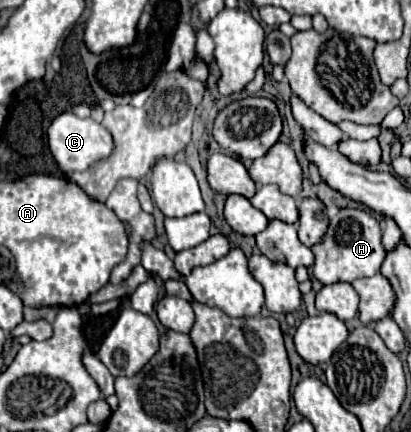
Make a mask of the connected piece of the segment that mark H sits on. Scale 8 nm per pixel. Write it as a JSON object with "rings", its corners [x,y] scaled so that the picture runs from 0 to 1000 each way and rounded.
{"rings":[[[827,481],[822,495],[808,505],[788,556],[779,565],[759,569],[759,583],[769,593],[769,606],[759,616],[759,634],[783,657],[856,653],[866,644],[910,639],[925,625],[929,597],[939,593],[939,579],[929,569],[925,514],[891,486]]]}

